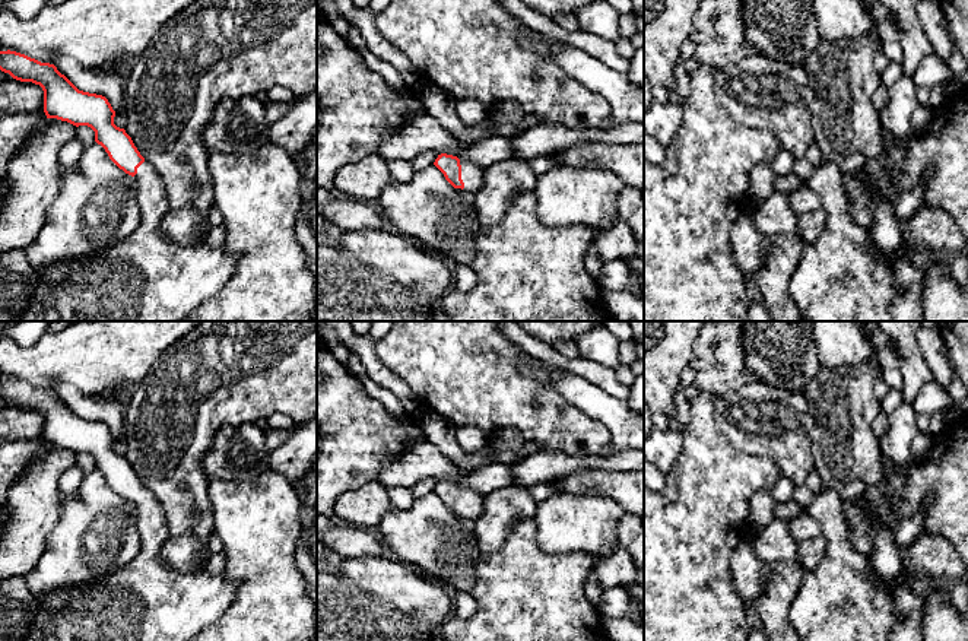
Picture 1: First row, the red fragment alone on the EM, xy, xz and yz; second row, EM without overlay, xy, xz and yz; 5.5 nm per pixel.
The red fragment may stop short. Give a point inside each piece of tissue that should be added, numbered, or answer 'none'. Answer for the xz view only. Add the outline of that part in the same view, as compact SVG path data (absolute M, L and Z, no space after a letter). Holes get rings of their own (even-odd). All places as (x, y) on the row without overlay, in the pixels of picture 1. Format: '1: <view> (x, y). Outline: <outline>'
1: xz (472, 501). Outline: M460 486L460 492L461 492L461 507L464 510L464 517L475 520L483 513L485 496L466 486Z

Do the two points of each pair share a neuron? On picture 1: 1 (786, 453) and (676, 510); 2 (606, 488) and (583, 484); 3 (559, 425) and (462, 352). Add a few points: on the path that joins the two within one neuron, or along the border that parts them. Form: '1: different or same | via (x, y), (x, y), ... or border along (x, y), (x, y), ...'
1: different | border along (739, 451), (768, 457), (781, 473)
2: same | via (600, 484), (589, 484)
3: same | via (535, 409), (523, 402), (508, 399), (486, 377)

